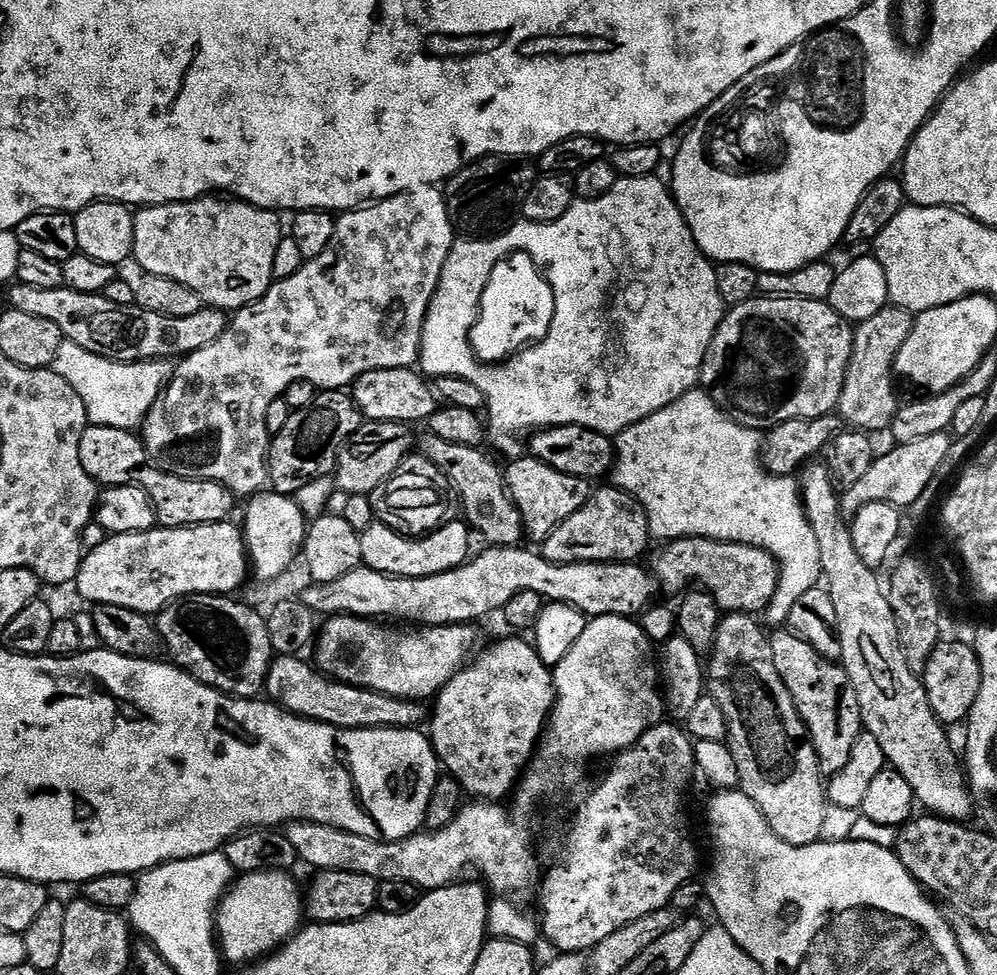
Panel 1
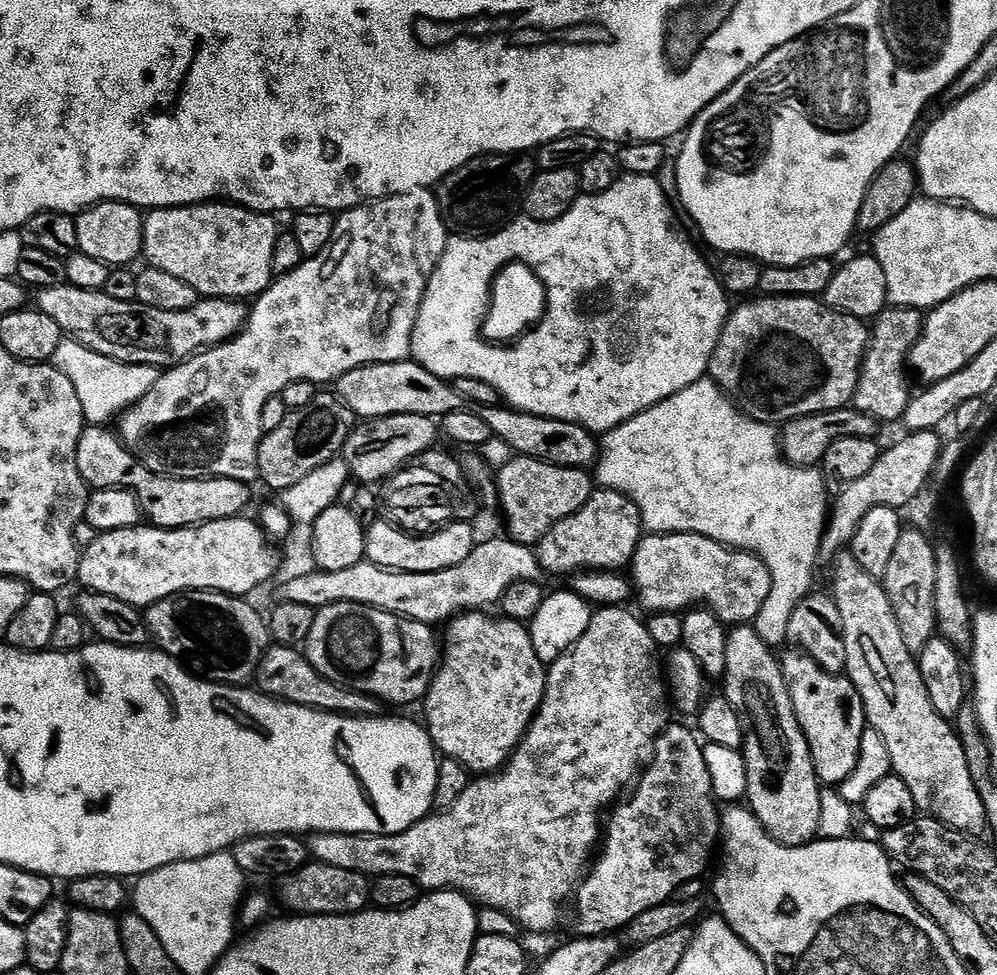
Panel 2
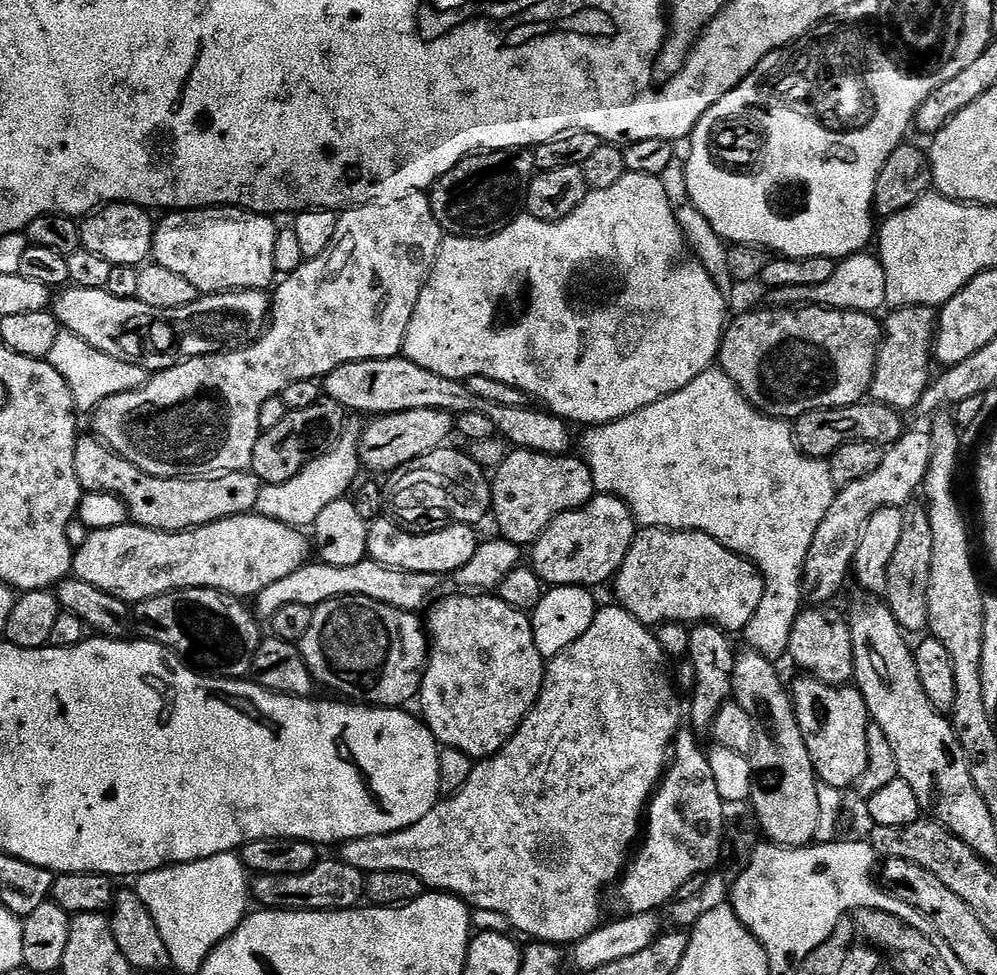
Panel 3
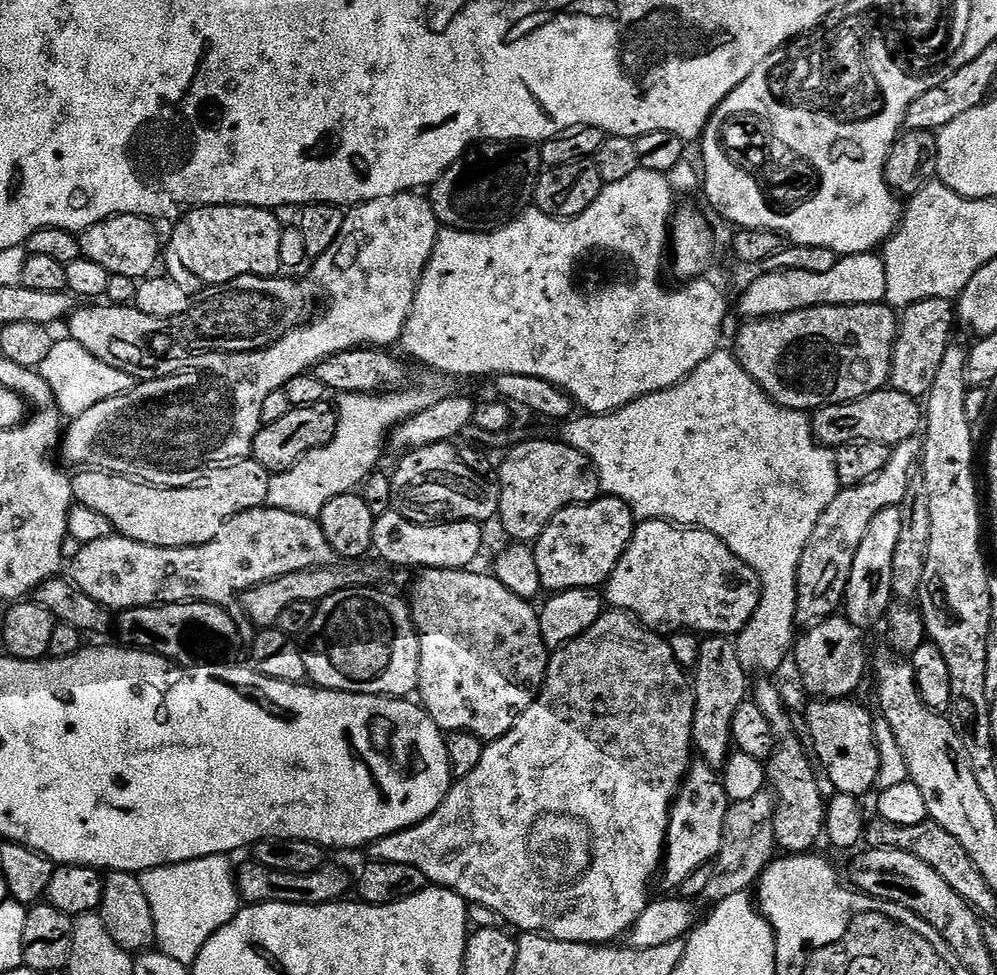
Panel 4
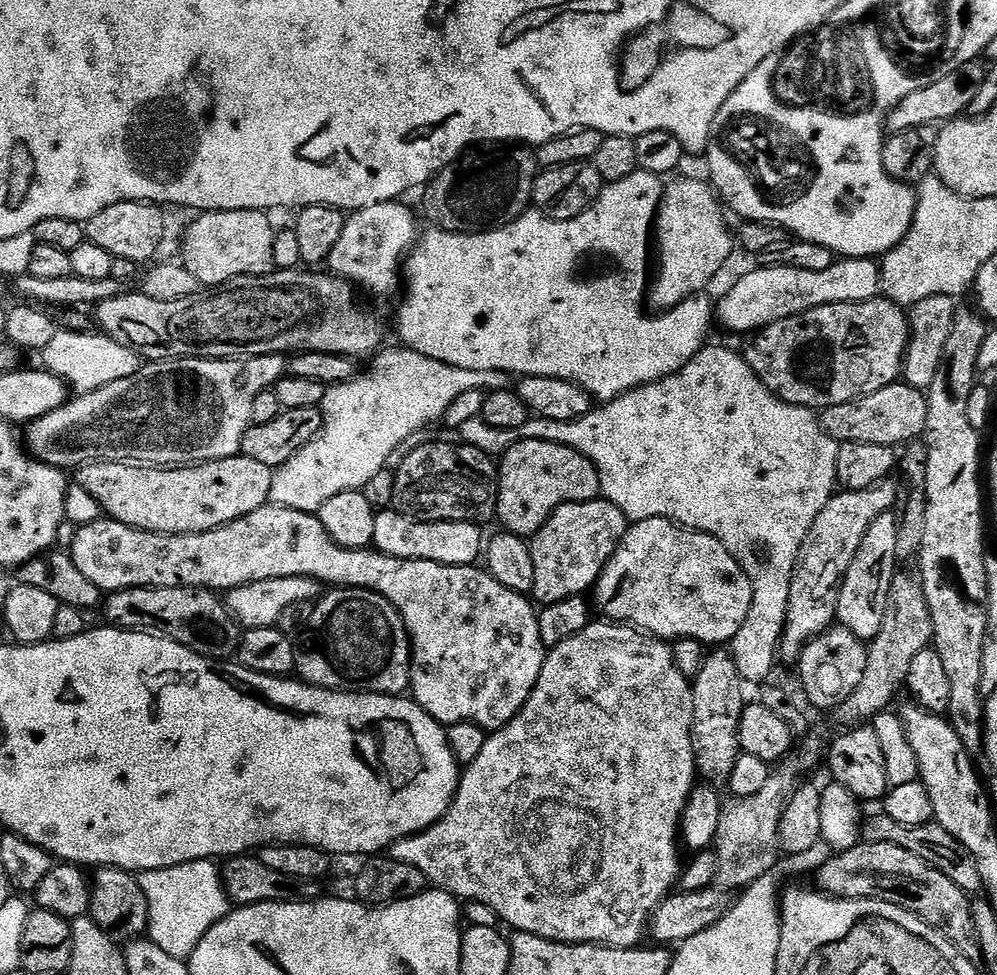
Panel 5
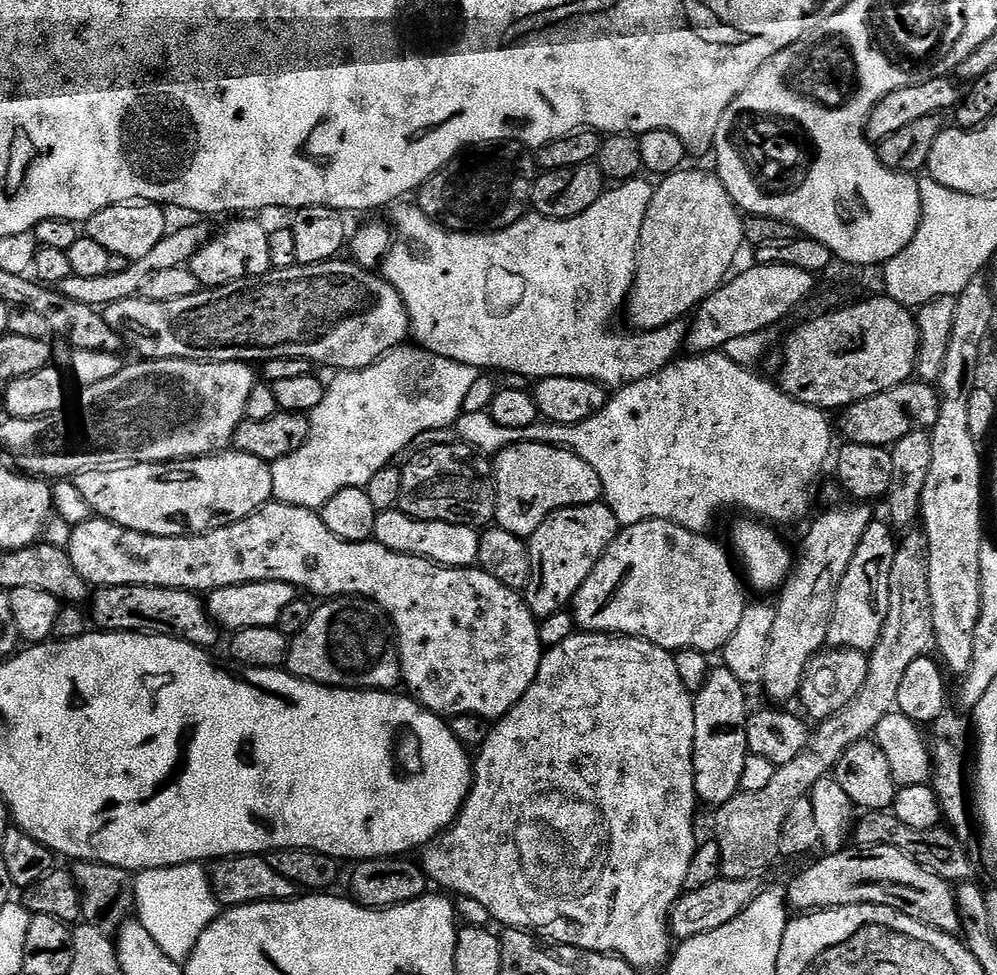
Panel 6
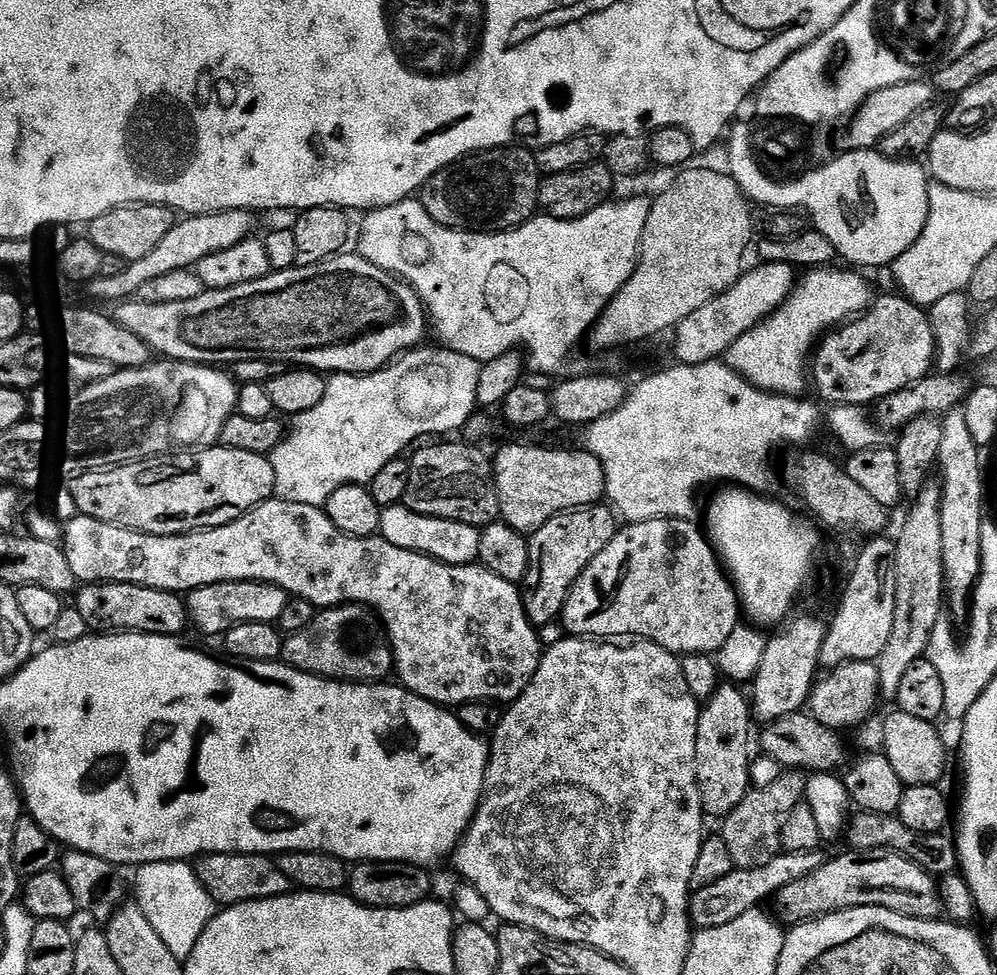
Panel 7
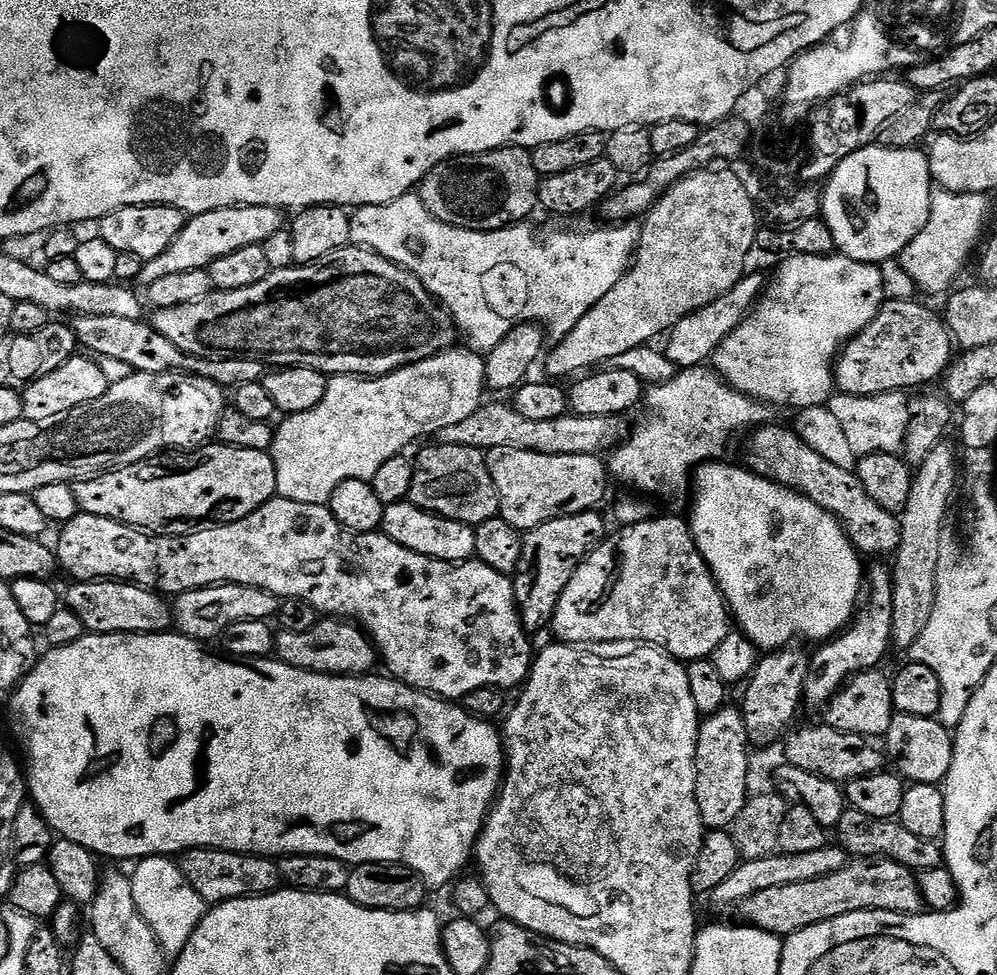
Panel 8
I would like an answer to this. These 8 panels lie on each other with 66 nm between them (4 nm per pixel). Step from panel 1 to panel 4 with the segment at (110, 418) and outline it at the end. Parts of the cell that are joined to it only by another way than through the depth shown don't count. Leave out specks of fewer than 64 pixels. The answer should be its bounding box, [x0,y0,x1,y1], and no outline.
[38,339,130,417]

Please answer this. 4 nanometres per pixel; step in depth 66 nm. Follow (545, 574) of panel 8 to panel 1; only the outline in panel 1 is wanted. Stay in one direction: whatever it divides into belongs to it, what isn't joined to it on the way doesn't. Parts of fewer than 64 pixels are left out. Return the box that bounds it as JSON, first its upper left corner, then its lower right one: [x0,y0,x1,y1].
[542,487,650,564]

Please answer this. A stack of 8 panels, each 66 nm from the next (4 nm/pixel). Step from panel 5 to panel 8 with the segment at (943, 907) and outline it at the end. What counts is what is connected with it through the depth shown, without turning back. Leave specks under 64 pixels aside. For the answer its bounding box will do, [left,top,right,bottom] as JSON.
[738,859,925,938]

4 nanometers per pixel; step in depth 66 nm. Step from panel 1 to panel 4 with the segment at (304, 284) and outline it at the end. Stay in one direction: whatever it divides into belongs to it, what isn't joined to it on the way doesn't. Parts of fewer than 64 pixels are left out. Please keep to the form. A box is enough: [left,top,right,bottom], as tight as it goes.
[62,194,442,470]

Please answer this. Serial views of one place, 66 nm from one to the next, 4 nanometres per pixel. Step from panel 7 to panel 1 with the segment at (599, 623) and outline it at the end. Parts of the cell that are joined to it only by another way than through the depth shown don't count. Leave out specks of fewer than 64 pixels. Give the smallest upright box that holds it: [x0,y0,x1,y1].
[654,536,780,614]

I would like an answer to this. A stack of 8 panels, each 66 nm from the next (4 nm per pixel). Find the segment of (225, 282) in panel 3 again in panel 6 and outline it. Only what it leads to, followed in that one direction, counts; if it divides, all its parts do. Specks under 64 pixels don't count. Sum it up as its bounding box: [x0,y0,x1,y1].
[190,218,273,289]

